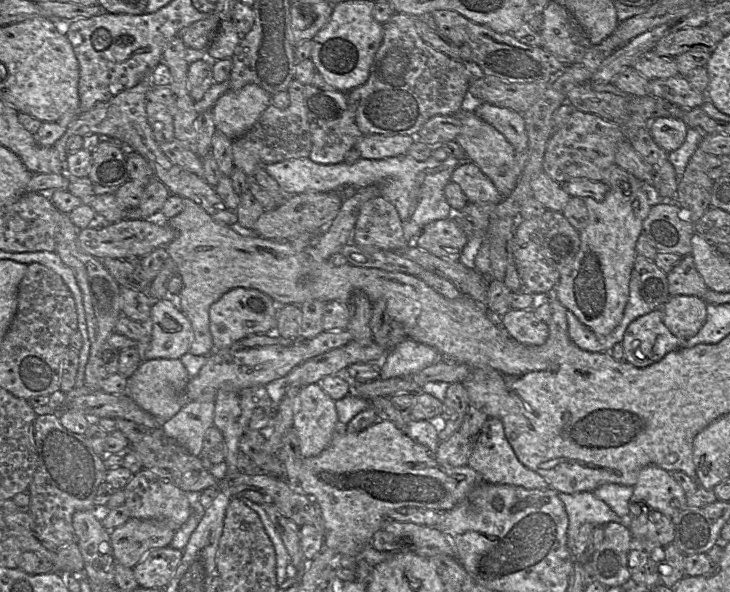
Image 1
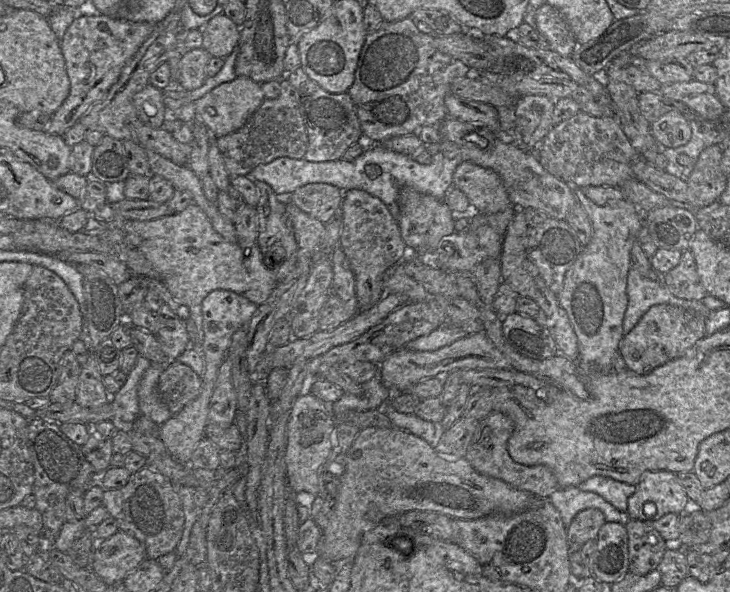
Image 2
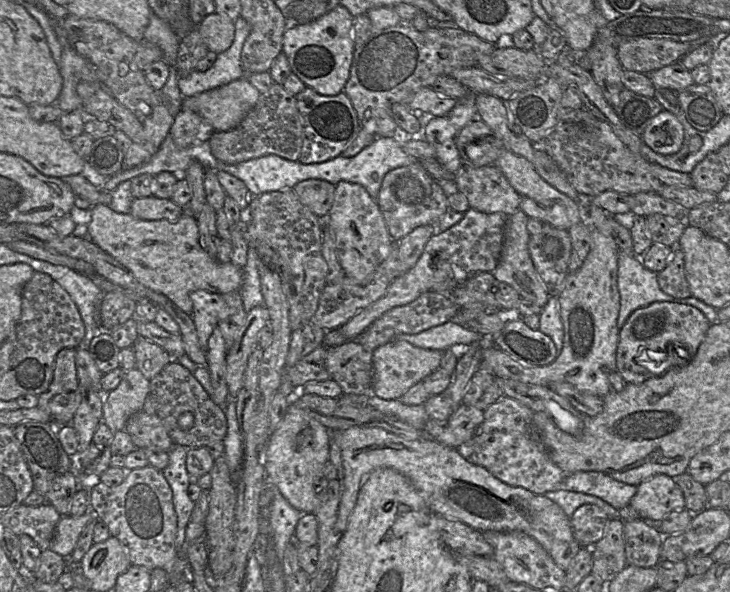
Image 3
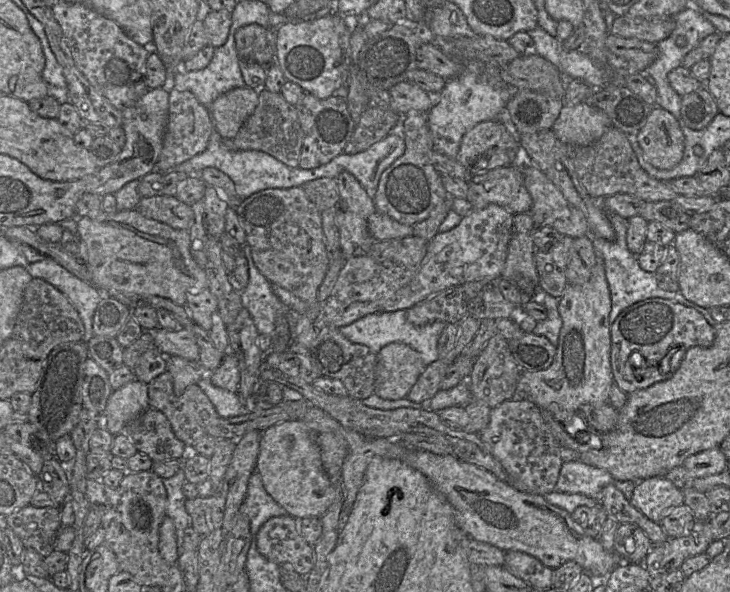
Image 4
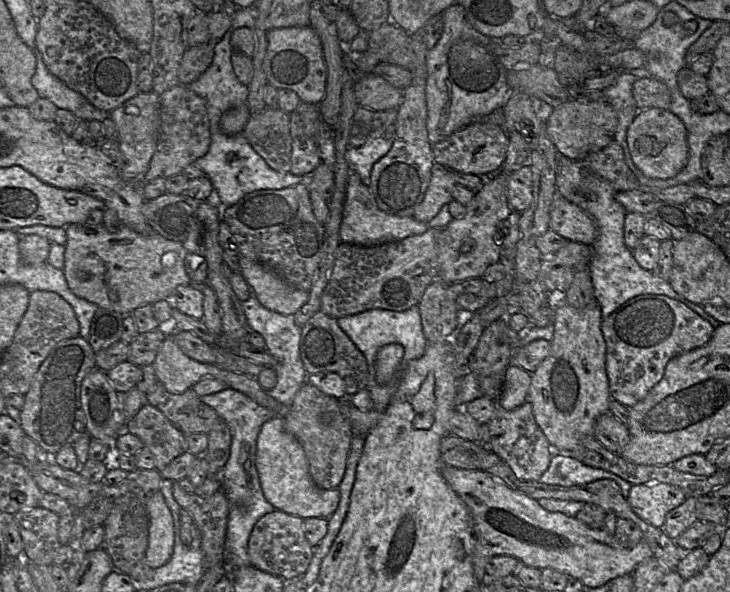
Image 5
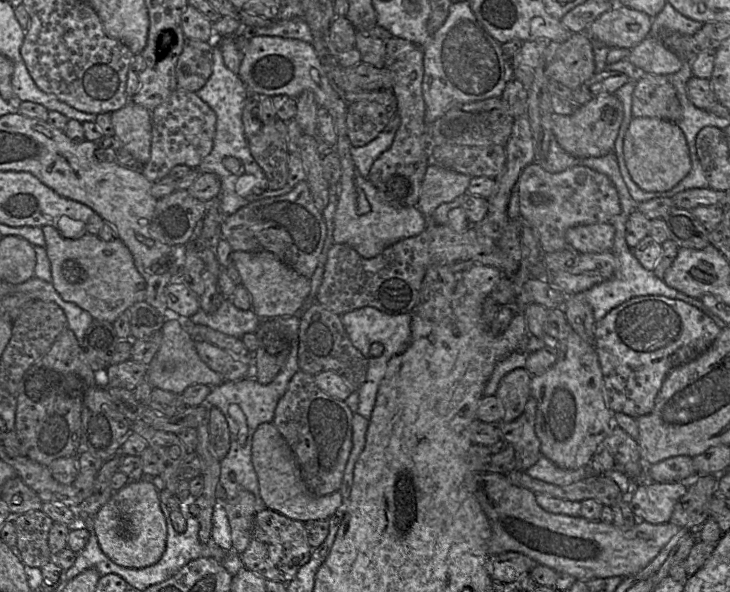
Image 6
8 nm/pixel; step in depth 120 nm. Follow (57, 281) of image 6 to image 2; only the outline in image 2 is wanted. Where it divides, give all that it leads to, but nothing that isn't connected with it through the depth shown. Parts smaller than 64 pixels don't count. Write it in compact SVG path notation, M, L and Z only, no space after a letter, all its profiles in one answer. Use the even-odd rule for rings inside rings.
M195 203L179 214L170 214L155 221L124 221L104 227L122 229L126 233L124 247L134 248L141 253L158 273L174 299L189 309L190 319L185 325L191 345L202 345L202 302L211 292L236 292L259 306L269 298L278 284L265 265L258 244L252 246L249 254L249 250L244 250L238 243L226 241Z

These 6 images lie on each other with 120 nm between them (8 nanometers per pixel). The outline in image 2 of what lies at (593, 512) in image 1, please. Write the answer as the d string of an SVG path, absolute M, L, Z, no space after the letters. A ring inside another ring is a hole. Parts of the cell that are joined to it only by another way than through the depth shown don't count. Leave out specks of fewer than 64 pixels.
M578 487L558 488L550 495L549 500L560 513L566 530L574 517L588 508L602 511L606 522L618 522L625 526L630 519L627 512L617 510L600 495L582 491Z

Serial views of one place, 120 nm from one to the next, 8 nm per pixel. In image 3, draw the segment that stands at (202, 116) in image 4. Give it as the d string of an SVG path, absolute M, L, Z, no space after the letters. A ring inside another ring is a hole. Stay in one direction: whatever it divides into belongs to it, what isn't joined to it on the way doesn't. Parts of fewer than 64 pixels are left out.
M182 108L175 116L170 129L174 143L180 148L209 141L214 132L213 127L201 116L186 108Z

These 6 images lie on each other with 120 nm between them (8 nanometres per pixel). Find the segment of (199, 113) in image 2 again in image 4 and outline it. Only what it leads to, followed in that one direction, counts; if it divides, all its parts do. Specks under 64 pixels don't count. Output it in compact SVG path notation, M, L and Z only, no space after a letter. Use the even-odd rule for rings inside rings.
M248 86L232 89L215 99L208 111L223 139L233 139L255 110L259 91Z

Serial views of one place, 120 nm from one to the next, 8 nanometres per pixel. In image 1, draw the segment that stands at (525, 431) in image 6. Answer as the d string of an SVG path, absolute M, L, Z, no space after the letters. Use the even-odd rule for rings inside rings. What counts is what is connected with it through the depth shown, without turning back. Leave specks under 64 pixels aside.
M489 418L480 432L471 439L468 464L484 481L492 484L517 486L528 490L546 490L549 488L543 477L526 468L519 461L505 436L504 425L498 418Z

